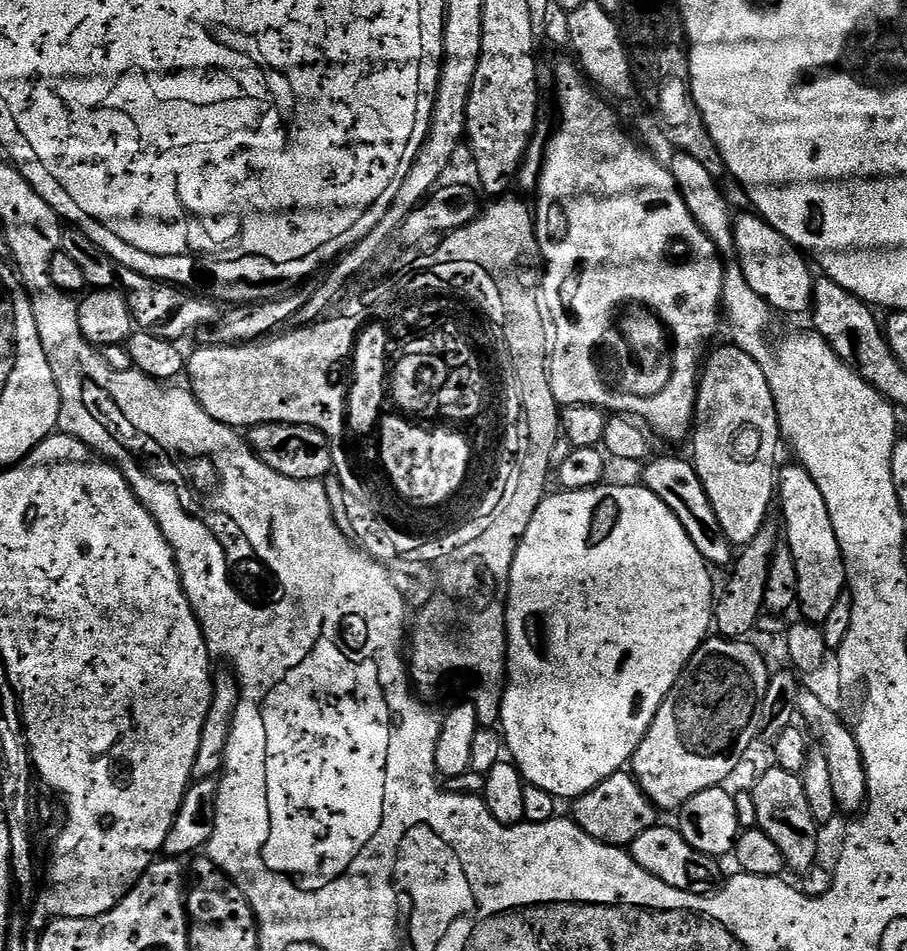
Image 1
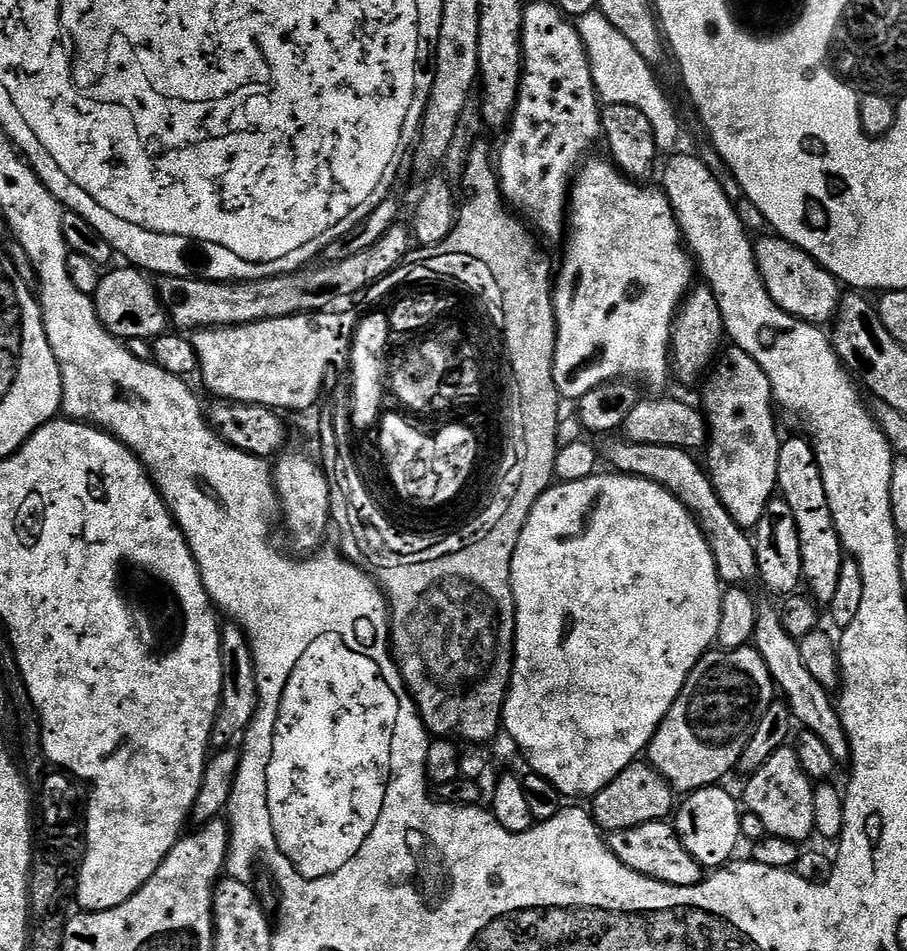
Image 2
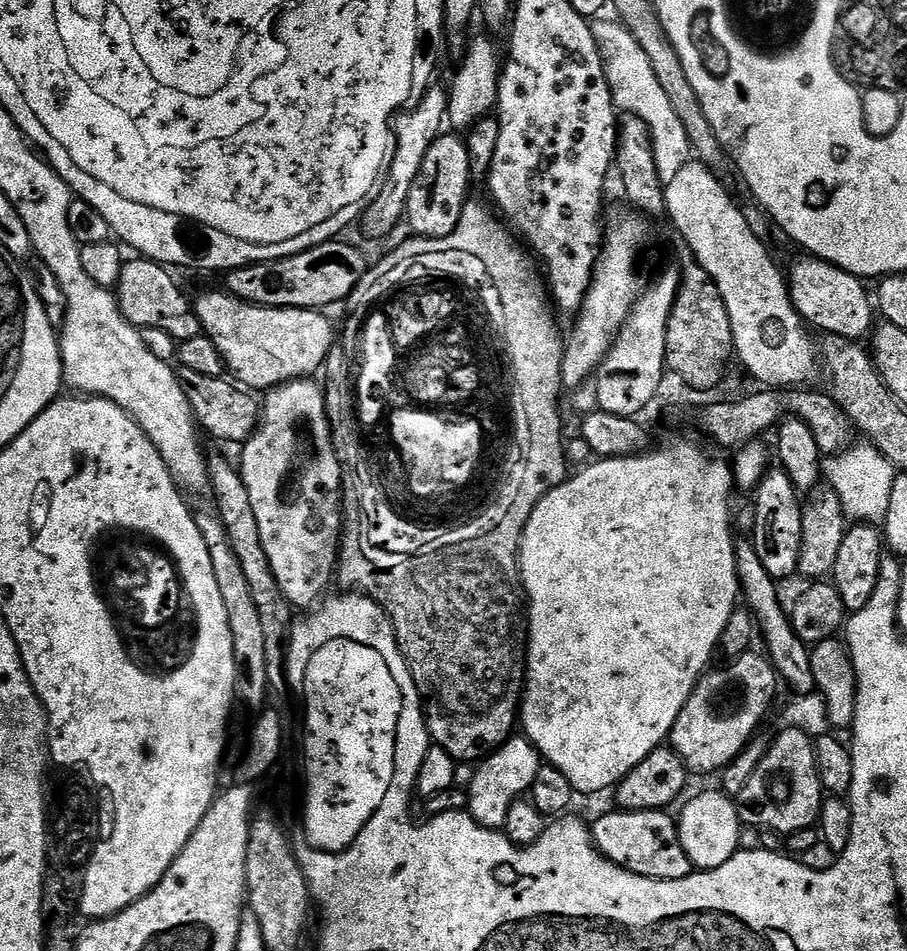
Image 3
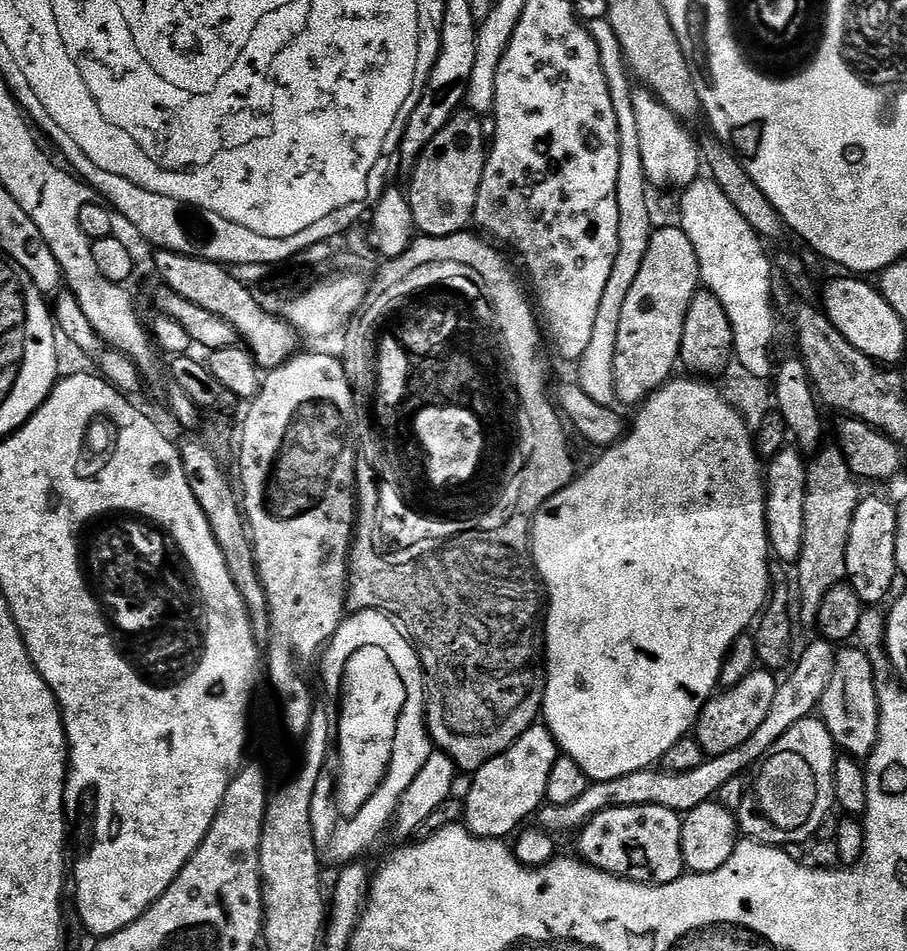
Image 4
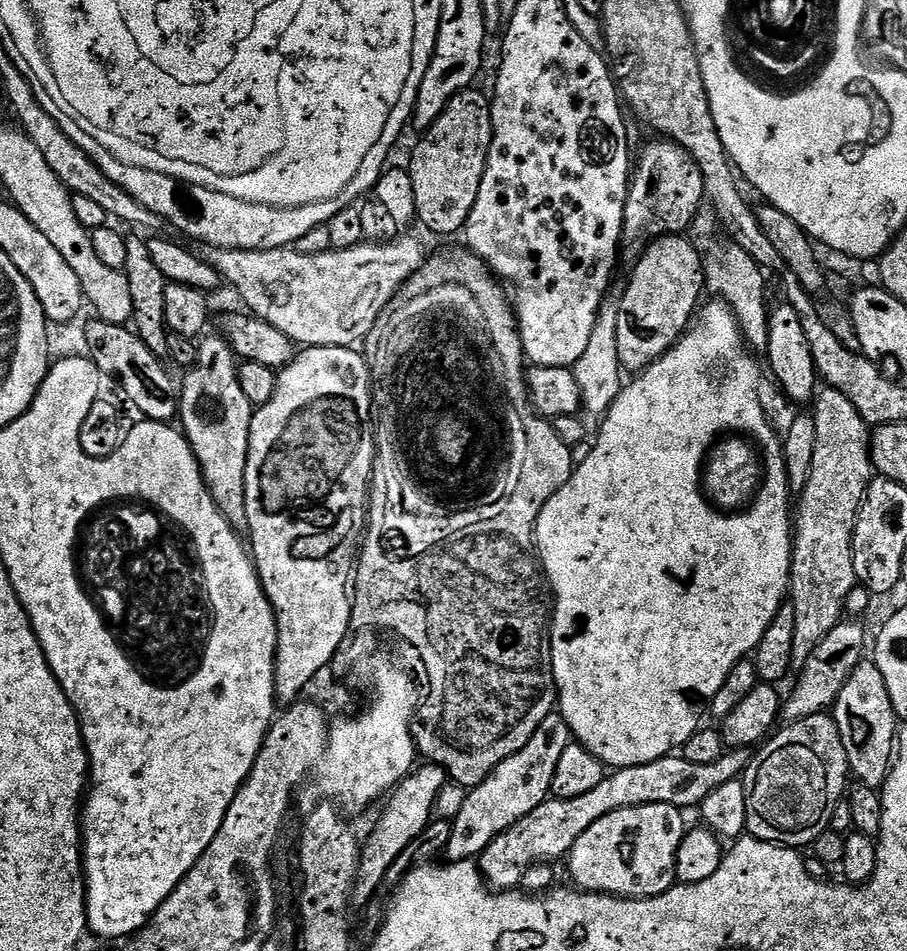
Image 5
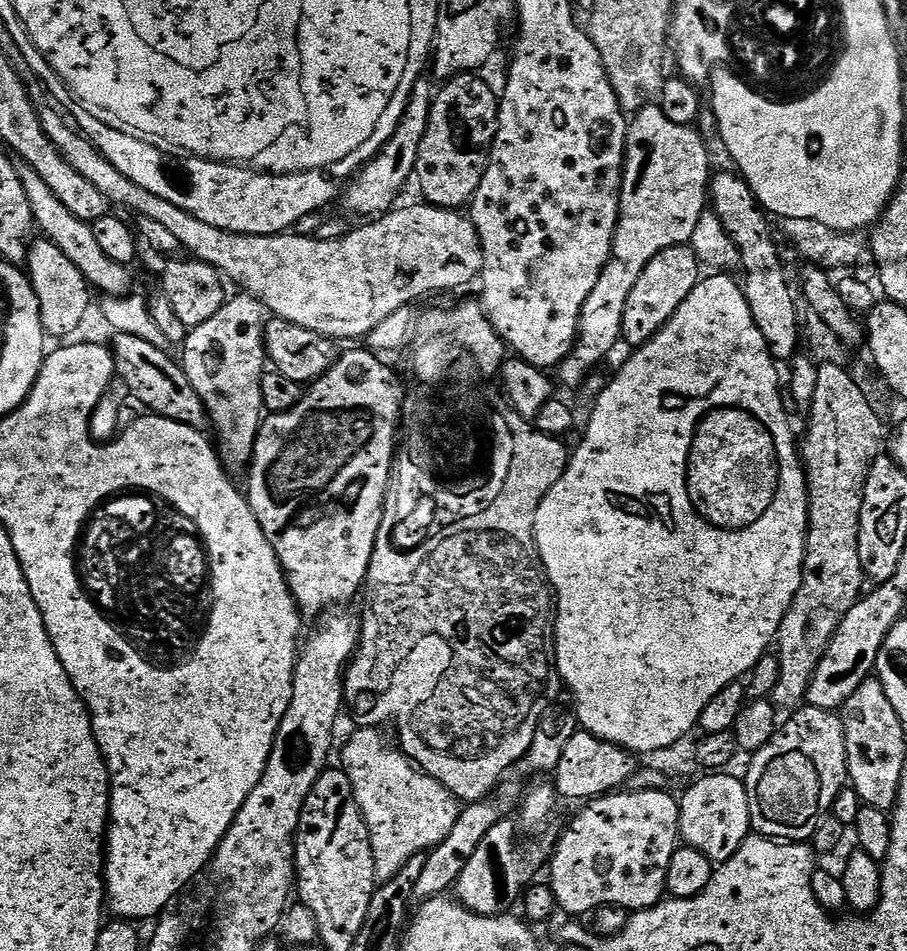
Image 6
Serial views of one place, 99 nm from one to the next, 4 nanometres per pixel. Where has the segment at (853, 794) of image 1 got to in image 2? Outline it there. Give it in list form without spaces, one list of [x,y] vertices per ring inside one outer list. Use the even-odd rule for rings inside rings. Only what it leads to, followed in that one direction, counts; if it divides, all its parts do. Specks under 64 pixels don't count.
[[[761,603],[756,613],[756,629],[752,638],[756,651],[762,654],[770,670],[773,685],[778,686],[779,691],[780,688],[784,691],[781,692],[783,699],[791,706],[793,717],[799,723],[801,720],[807,731],[818,734],[818,738],[826,742],[826,747],[830,749],[830,754],[834,754],[837,762],[847,761],[850,756],[850,741],[840,721],[837,705],[833,697],[832,700],[828,697],[831,696],[829,689],[820,685],[818,678],[814,678],[810,670],[806,670],[806,662],[802,662],[802,650],[798,640],[786,632],[783,615],[779,611],[775,612],[770,605]]]

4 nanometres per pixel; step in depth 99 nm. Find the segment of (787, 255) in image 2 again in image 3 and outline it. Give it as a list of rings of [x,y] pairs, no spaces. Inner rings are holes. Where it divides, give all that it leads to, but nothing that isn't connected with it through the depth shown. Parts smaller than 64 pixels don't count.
[[[804,258],[787,273],[788,295],[796,307],[796,313],[801,321],[813,329],[821,328],[821,333],[829,336],[844,336],[848,340],[859,341],[873,331],[874,304],[868,301],[868,292],[864,289],[865,281],[858,276],[852,276],[825,260]]]

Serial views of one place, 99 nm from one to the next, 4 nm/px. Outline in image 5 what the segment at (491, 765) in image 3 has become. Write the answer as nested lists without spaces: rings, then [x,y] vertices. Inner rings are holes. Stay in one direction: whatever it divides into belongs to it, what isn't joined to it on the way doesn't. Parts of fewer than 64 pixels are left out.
[[[558,712],[543,720],[543,725],[522,746],[518,753],[506,758],[478,787],[468,792],[466,802],[453,819],[450,842],[444,854],[449,861],[471,860],[479,857],[498,834],[536,809],[549,797],[555,767],[562,751],[572,742],[568,723]]]

